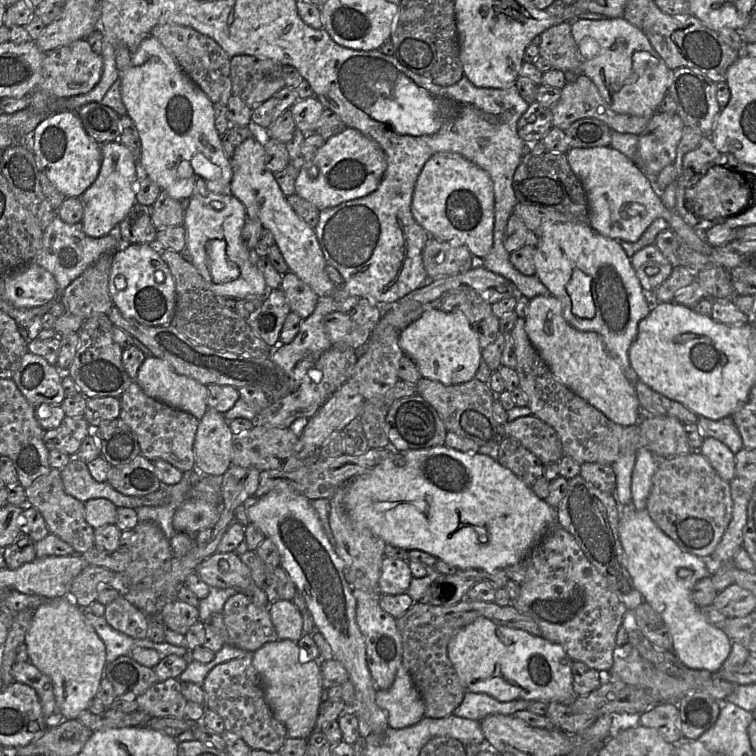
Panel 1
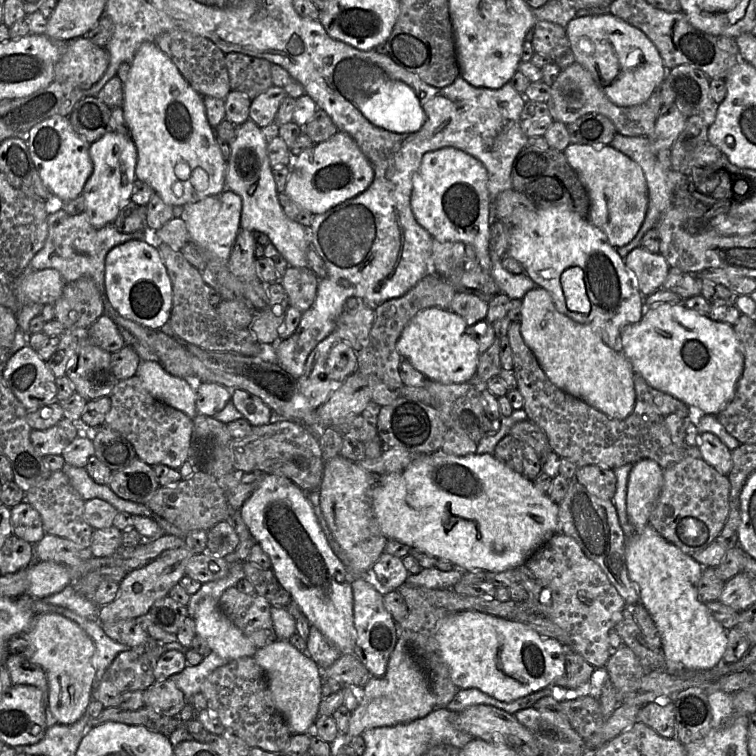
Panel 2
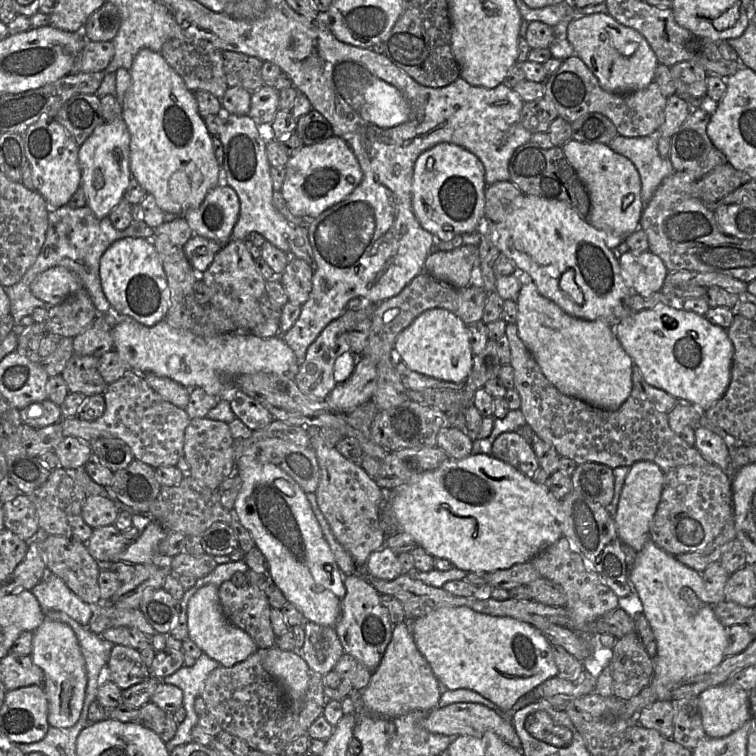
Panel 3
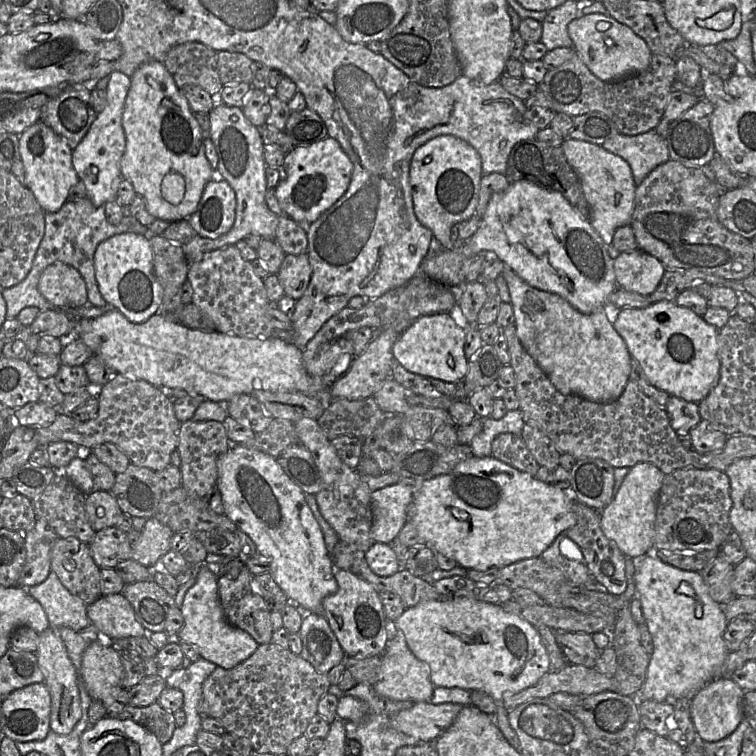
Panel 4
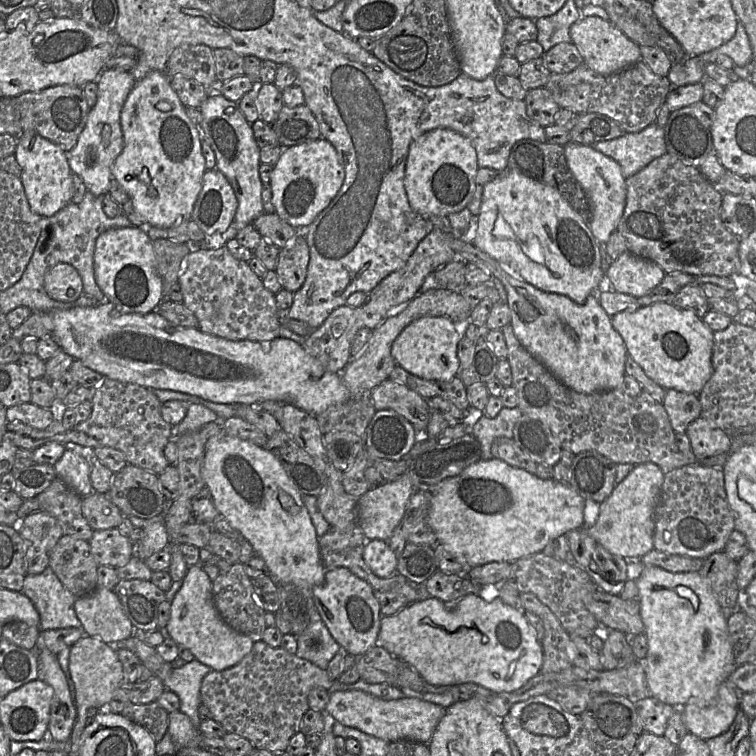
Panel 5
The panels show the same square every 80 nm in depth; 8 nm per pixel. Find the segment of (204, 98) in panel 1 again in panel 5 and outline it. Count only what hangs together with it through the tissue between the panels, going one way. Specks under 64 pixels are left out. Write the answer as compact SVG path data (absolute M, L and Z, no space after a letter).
M152 71L135 83L120 115L123 150L111 168L112 177L124 188L145 223L165 229L191 218L207 170L199 127L187 116L185 106L170 84L170 78L167 73Z

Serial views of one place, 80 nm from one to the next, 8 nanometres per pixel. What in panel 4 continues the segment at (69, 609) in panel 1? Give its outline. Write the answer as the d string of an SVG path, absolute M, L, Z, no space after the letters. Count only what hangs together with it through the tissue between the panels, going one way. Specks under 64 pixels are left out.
M49 627L39 634L35 652L38 664L44 672L44 683L51 696L50 730L57 734L69 734L82 716L81 700L77 685L76 668L71 661L58 628Z

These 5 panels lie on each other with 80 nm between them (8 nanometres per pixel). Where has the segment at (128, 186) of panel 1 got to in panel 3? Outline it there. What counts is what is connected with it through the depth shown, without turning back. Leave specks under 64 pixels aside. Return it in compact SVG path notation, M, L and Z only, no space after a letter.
M123 118L97 126L79 147L78 162L81 168L81 186L87 206L97 218L108 217L111 210L123 199L132 178L130 170L130 133Z

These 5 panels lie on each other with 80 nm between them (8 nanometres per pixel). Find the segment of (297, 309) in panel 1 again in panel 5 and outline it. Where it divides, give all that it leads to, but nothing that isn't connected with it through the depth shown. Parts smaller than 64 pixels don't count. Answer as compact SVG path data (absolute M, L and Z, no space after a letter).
M296 235L280 249L275 272L282 288L295 293L306 278L309 247L303 235Z

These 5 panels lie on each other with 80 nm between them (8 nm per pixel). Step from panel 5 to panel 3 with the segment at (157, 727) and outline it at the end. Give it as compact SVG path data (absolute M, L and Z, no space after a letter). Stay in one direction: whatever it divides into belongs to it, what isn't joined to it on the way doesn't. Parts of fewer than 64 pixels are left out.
M153 702L140 708L129 708L124 704L114 709L106 709L106 719L137 723L154 731L164 743L176 734L178 724L171 712L163 710Z

